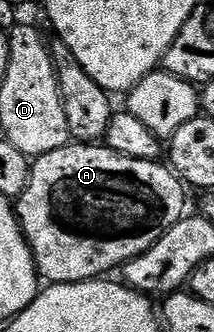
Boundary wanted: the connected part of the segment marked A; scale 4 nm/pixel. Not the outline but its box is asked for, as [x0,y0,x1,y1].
[16,141,186,283]

